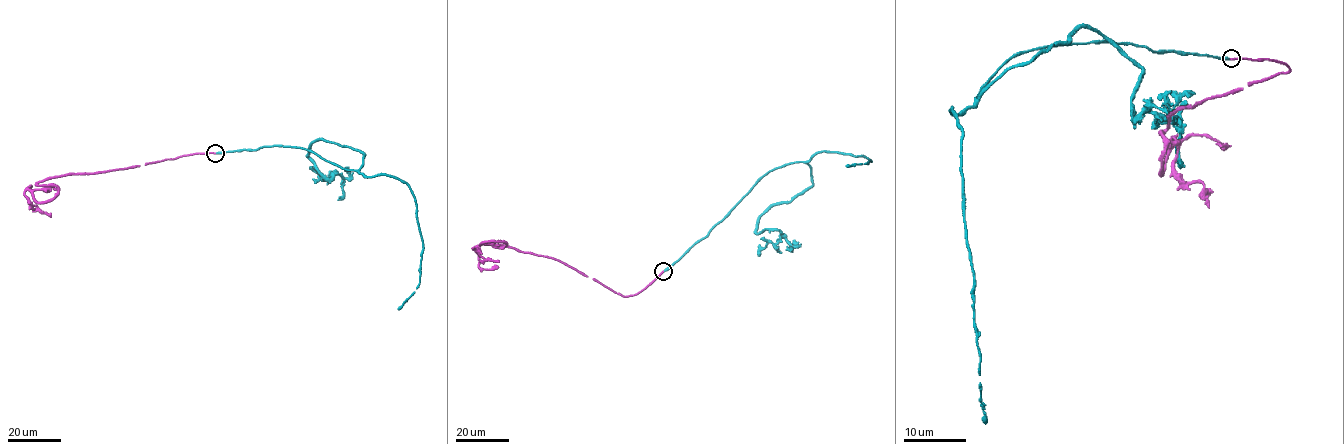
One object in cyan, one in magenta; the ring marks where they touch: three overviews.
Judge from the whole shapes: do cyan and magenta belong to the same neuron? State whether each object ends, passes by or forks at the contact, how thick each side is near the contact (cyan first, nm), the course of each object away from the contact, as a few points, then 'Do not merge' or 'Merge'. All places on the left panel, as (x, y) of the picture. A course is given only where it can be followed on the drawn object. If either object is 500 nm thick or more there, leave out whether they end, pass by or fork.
At the ring cyan ends. At the ring magenta ends. Thickness 240 nm (cyan) against 200 nm. Course of cyan: (215, 153), (303, 148), (358, 170), (364, 156), (348, 147), (316, 140), (308, 156), (342, 179), (338, 200). Course of magenta: (215, 153), (39, 181), (39, 186), (57, 188), (27, 190), (24, 196), (30, 206), (51, 217). Merge

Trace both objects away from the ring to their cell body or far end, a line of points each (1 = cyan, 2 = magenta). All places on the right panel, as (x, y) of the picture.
1: (1231, 59), (1038, 46), (975, 98), (1094, 28), (1142, 70), (1132, 116), (1180, 123), (1180, 168)
2: (1231, 59), (1290, 70), (1170, 116), (1161, 135), (1177, 137), (1173, 171), (1203, 185), (1209, 208)

